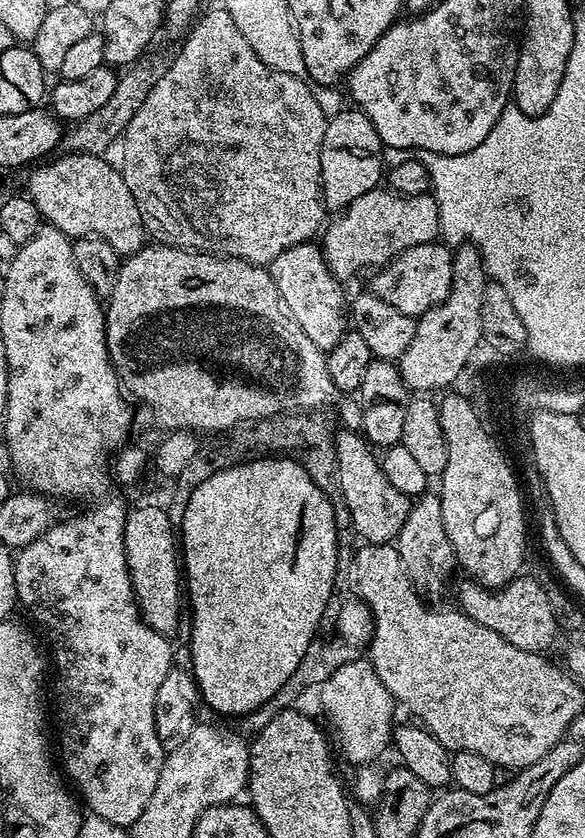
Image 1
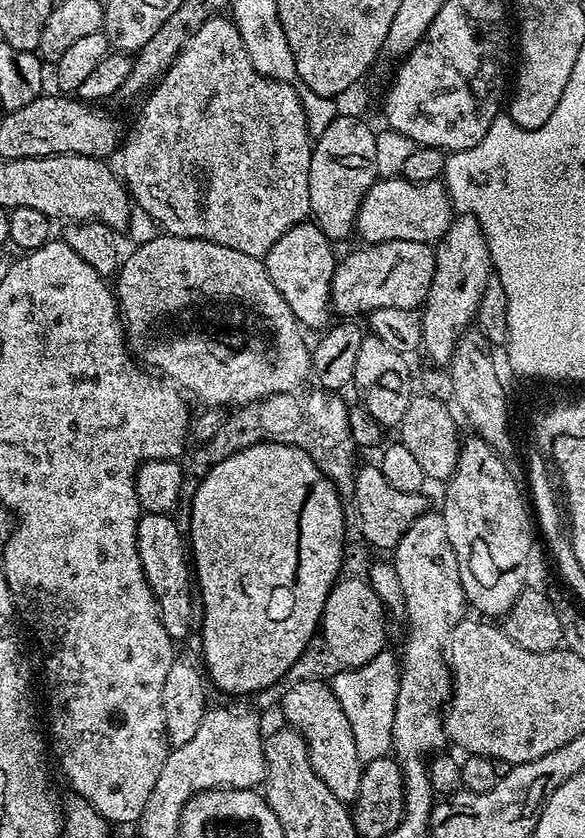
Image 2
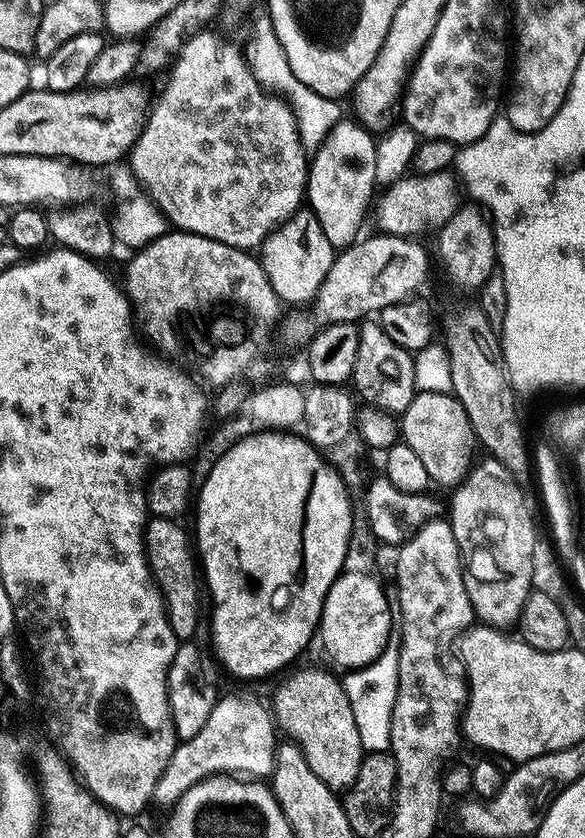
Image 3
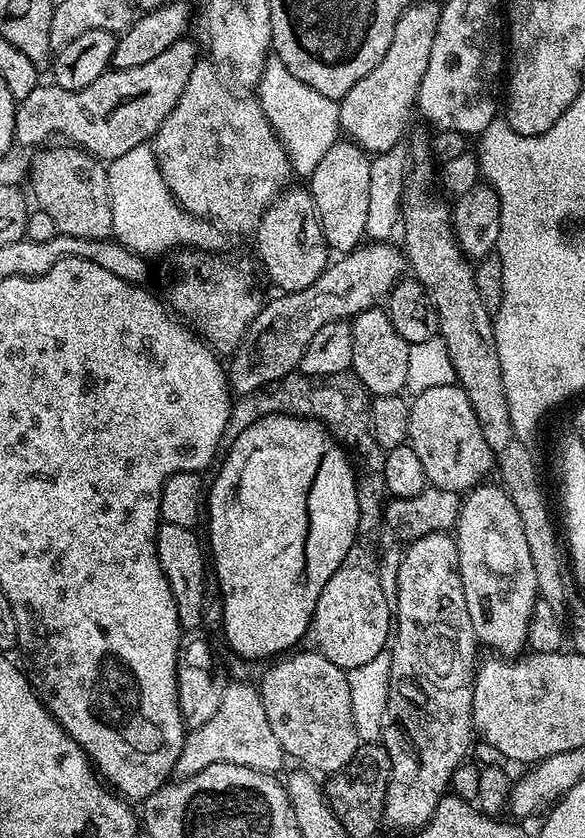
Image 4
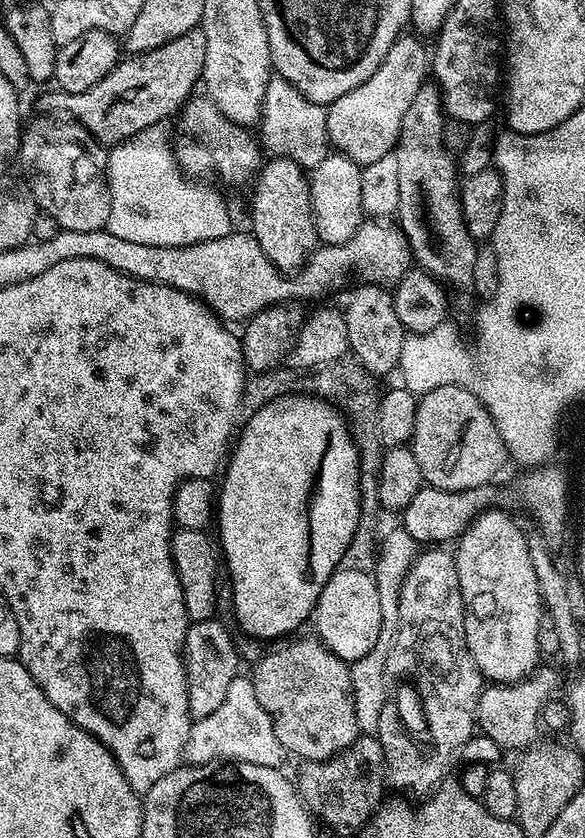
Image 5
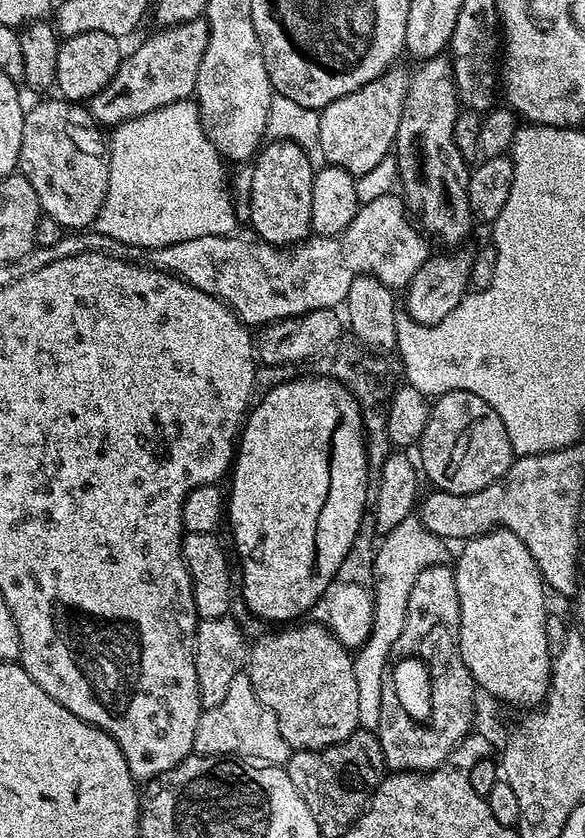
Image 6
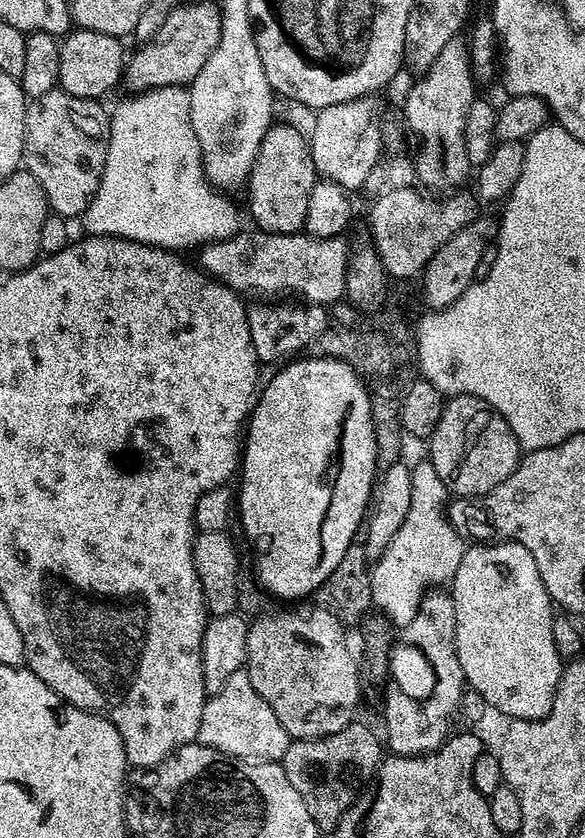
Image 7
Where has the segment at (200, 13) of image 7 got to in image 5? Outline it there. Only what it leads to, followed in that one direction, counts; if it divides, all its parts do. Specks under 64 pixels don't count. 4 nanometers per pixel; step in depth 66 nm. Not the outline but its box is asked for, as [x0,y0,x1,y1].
[40,28,206,146]

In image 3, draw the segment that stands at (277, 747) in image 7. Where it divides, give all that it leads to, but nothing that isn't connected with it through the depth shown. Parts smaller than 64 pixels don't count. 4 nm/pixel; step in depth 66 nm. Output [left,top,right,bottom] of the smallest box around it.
[154,695,278,806]

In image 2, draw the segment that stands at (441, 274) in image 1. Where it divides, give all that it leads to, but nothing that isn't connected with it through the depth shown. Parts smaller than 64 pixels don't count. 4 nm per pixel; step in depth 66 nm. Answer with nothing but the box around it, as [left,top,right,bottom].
[329,240,436,318]

